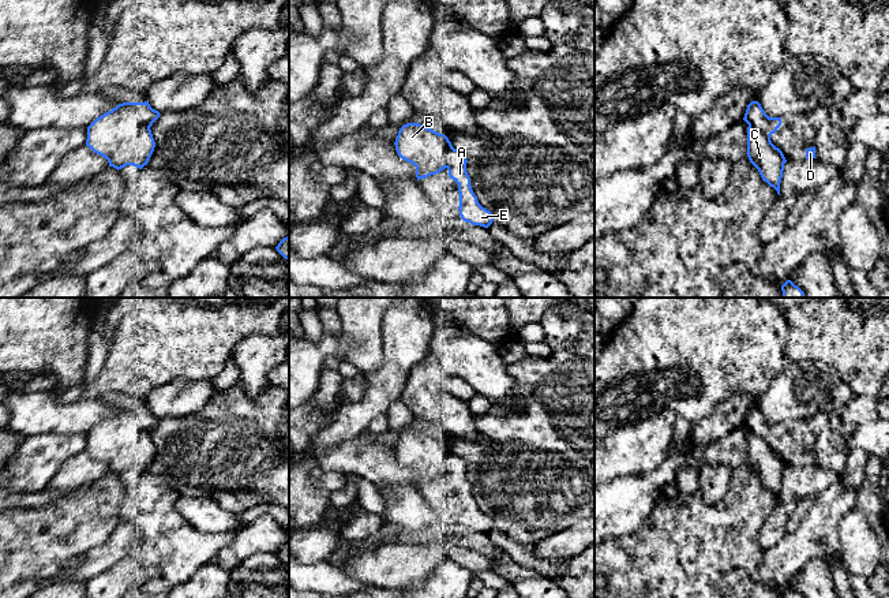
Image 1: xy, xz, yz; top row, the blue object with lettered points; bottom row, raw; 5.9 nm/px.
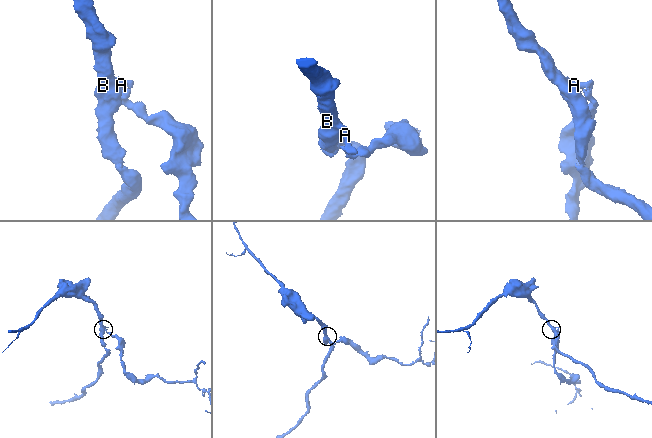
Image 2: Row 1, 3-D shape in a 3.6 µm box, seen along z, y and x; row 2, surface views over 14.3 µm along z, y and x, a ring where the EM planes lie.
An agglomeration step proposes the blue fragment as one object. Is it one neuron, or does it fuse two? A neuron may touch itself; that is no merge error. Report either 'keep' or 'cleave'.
keep

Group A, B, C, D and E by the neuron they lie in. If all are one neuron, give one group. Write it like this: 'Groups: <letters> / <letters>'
Groups: A B C D E

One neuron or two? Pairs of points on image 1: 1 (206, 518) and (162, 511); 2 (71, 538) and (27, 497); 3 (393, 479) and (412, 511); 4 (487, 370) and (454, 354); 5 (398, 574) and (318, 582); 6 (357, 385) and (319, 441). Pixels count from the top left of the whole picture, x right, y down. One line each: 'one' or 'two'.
1: two
2: two
3: two
4: one
5: two
6: two

